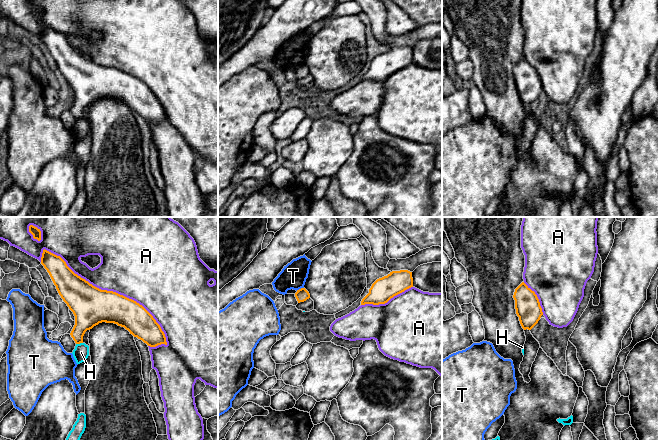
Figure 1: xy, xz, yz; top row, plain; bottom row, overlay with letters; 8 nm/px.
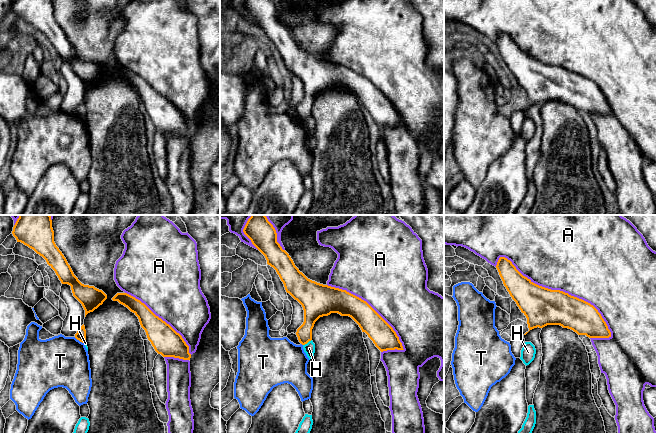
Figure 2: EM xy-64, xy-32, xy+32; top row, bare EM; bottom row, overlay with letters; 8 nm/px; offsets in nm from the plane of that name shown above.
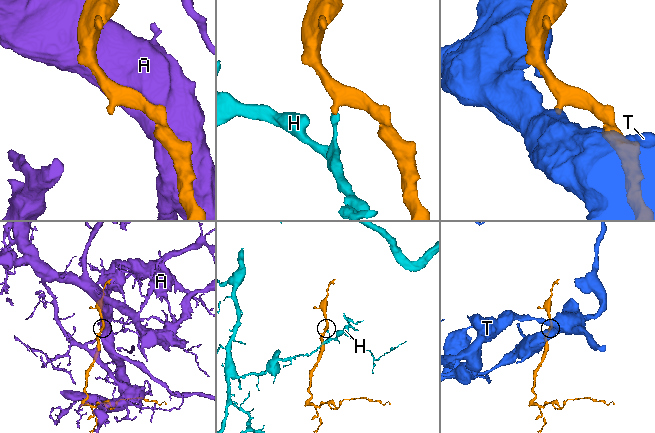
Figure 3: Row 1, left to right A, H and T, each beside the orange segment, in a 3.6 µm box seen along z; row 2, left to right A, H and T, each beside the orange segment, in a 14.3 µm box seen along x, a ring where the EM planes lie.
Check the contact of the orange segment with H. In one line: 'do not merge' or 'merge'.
do not merge

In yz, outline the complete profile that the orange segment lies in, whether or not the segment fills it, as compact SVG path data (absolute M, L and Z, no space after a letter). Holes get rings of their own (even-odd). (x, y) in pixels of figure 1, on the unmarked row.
M524 58L516 65L513 71L516 90L524 106L531 106L543 91L539 75Z

